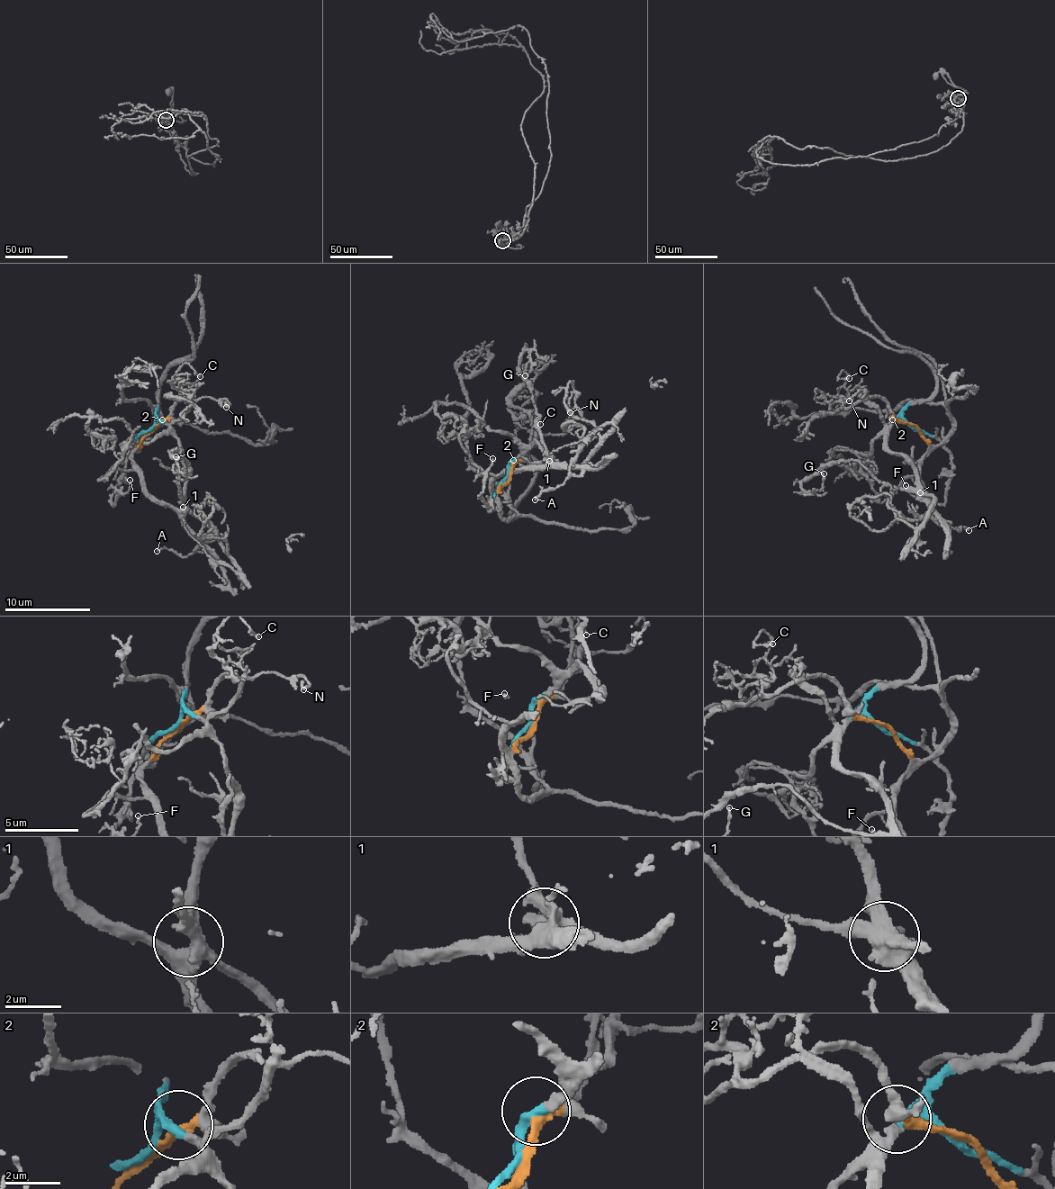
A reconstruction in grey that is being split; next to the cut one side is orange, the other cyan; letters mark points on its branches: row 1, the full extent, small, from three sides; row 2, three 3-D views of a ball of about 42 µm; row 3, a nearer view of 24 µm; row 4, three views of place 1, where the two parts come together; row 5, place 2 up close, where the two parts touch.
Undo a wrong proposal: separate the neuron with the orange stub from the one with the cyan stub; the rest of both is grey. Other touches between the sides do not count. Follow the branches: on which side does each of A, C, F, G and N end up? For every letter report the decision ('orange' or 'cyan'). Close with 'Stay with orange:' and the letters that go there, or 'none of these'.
A: orange
C: orange
F: cyan
G: orange
N: cyan
Stay with orange: A, C, G

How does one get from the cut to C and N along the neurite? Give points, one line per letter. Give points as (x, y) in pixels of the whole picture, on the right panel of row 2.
C: (912, 426), (897, 423), (879, 396), (861, 399), (859, 388), (850, 391), (844, 370), (837, 375), (849, 378)
N: (912, 426), (895, 418), (886, 424), (866, 398), (866, 391), (855, 394), (848, 401)

